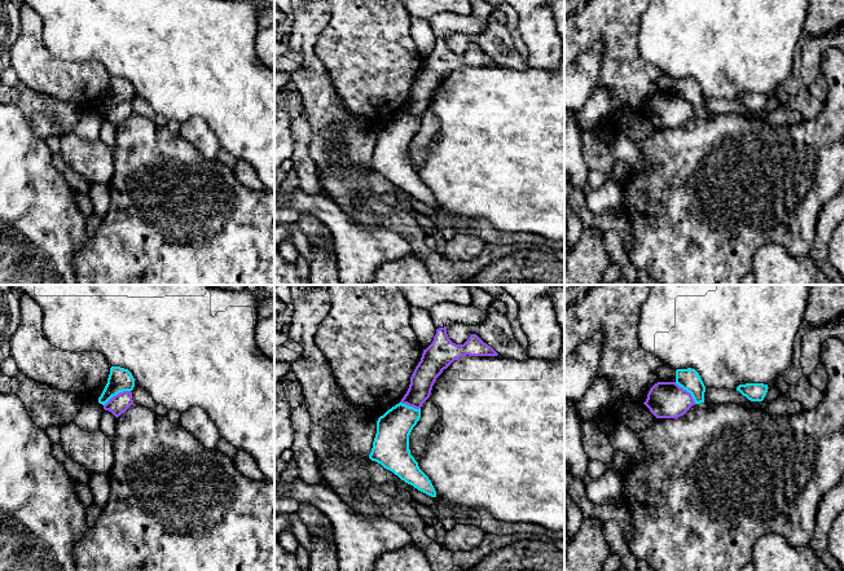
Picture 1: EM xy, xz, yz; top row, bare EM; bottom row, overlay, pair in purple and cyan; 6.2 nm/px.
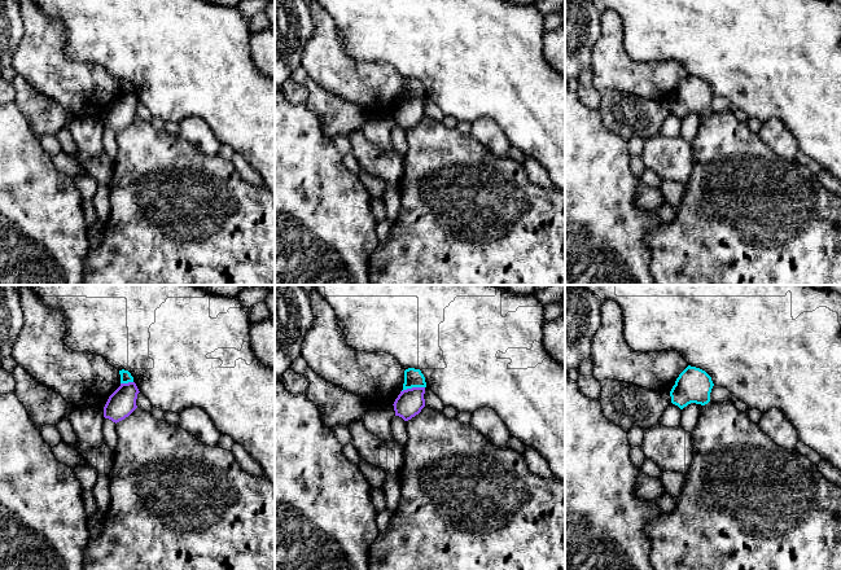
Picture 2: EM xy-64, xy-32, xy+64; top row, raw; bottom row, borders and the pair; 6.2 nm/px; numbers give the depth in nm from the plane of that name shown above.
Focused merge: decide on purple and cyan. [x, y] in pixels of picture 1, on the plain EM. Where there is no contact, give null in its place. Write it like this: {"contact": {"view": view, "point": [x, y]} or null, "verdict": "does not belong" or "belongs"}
{"contact": {"view": "xy", "point": [118, 104]}, "verdict": "does not belong"}

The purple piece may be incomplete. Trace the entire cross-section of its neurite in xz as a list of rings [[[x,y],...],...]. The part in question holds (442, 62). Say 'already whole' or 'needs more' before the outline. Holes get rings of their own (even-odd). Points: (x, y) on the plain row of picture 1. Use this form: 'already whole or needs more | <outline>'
already whole | [[[447,36],[436,39],[432,53],[423,60],[421,71],[416,76],[410,95],[400,113],[419,119],[430,107],[436,88],[454,70],[462,66],[497,66],[498,63],[476,44],[471,44],[463,54],[453,53]]]

